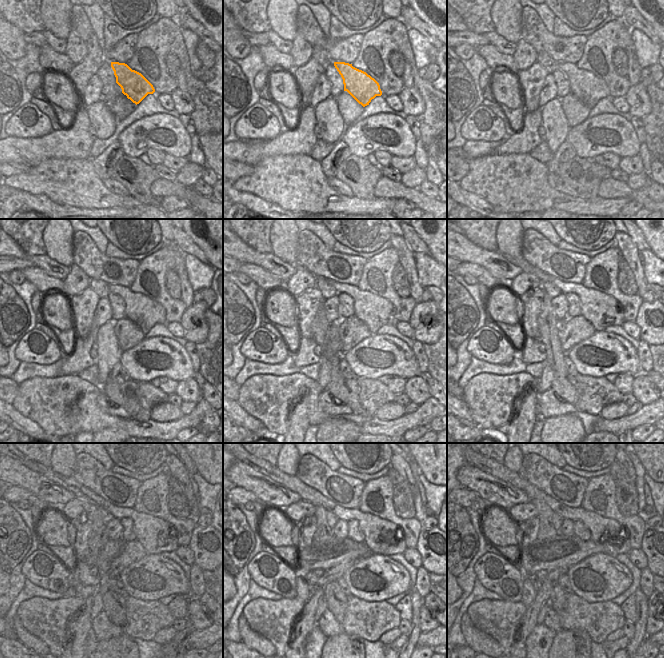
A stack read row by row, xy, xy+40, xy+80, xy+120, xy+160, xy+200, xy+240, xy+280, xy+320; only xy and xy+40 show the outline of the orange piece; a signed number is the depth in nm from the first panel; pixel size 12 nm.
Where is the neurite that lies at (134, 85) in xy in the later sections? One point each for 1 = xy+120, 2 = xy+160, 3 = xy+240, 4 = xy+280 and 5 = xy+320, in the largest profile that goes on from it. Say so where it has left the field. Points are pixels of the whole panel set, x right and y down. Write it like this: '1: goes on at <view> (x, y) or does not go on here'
1: goes on at xy+120 (144, 312)
2: goes on at xy+160 (373, 310)
3: goes on at xy+240 (150, 531)
4: goes on at xy+280 (377, 531)
5: goes on at xy+320 (603, 530)

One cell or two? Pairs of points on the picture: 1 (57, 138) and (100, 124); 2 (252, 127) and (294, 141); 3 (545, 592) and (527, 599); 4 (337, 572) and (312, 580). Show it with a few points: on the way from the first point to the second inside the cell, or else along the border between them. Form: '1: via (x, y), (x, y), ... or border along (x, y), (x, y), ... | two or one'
1: border along (85, 106), (91, 125) | two
2: border along (281, 132), (270, 139), (254, 140) | two
3: border along (537, 592), (534, 600), (527, 607) | two
4: via (331, 575), (323, 580), (318, 580) | one

